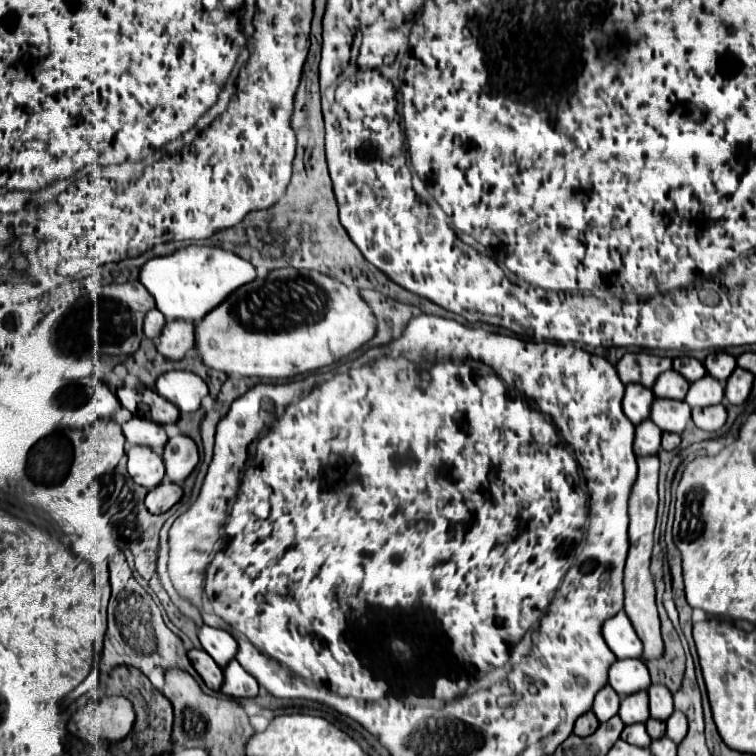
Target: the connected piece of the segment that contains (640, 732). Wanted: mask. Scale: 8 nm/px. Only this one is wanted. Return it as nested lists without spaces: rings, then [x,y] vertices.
[[[643,723],[627,725],[621,733],[621,739],[625,739],[631,745],[637,745],[637,747],[649,747],[649,743],[651,743],[651,737],[647,735],[647,729]]]

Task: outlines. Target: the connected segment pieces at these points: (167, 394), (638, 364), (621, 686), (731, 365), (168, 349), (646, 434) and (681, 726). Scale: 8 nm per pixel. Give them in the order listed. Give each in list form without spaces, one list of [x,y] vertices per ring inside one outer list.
[[[169,371],[157,379],[155,387],[161,397],[169,399],[183,413],[197,411],[201,399],[209,393],[205,381],[189,371]]]
[[[625,353],[617,363],[619,379],[625,385],[639,383],[647,389],[651,389],[655,379],[669,369],[671,369],[669,357],[657,357],[651,353]]]
[[[623,659],[615,661],[609,669],[609,685],[621,695],[627,697],[651,685],[647,665],[641,659]]]
[[[717,351],[717,353],[711,353],[707,355],[707,359],[703,361],[705,369],[709,375],[713,375],[715,379],[719,379],[721,383],[727,381],[727,377],[733,373],[733,369],[737,367],[735,363],[735,357],[725,353],[725,351]]]
[[[183,319],[169,321],[155,343],[163,357],[183,359],[191,349],[195,349],[195,323]]]
[[[645,419],[645,423],[639,423],[635,427],[635,455],[655,455],[661,449],[661,429],[651,421]]]
[[[675,711],[669,719],[667,719],[667,733],[669,739],[673,739],[673,743],[681,743],[687,735],[687,717],[681,711]]]

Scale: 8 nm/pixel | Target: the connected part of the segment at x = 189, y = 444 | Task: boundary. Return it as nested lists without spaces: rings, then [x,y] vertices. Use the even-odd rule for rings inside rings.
[[[187,435],[171,437],[165,445],[163,461],[165,461],[167,477],[173,483],[181,485],[191,475],[195,465],[199,463],[199,451],[197,451],[195,441]]]

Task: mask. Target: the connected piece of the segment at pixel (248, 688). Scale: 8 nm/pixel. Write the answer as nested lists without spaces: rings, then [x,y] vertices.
[[[233,659],[225,669],[223,669],[223,685],[221,691],[229,697],[257,697],[259,685],[257,681]]]

